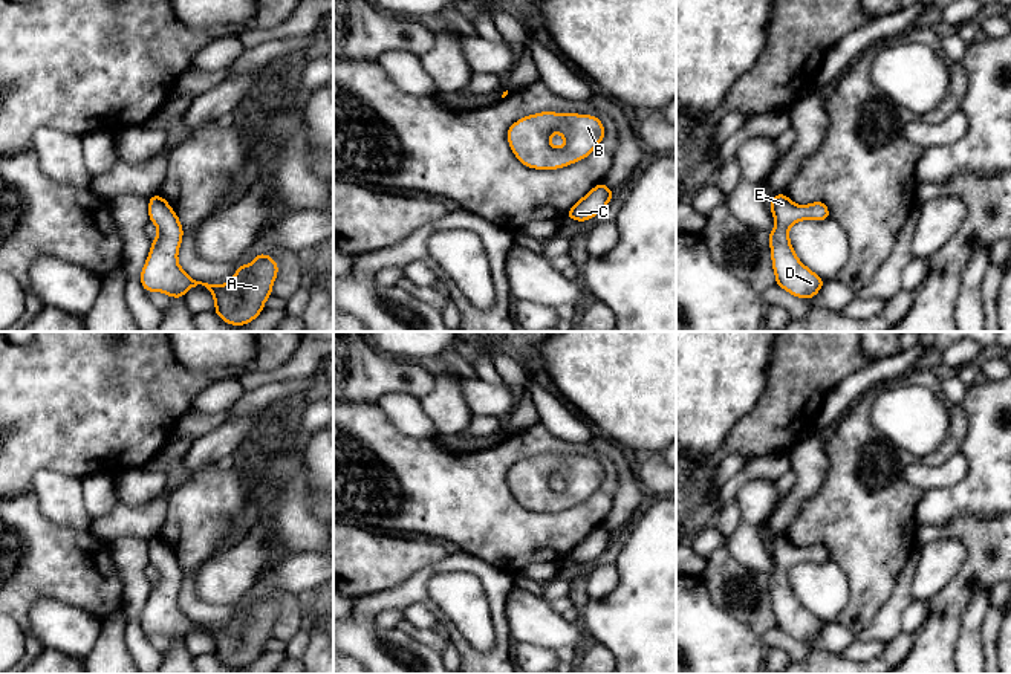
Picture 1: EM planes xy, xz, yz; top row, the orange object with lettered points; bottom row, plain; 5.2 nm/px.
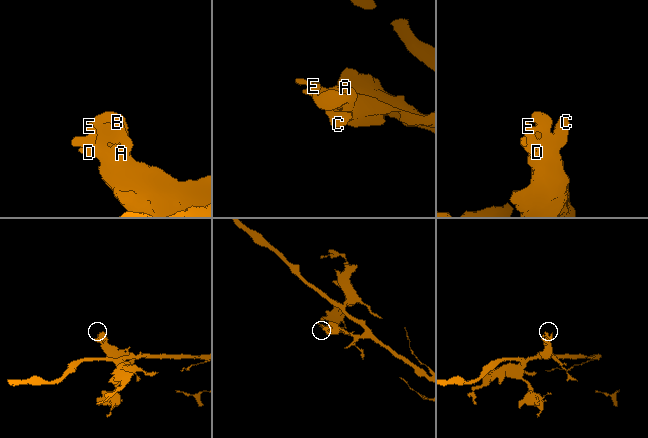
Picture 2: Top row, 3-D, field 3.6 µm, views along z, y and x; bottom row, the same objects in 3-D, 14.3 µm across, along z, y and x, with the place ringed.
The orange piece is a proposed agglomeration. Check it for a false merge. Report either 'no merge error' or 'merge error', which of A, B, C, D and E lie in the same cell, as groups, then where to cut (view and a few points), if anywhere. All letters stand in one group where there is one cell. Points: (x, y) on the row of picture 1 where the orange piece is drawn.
no merge error; groups A B C D E; cut none

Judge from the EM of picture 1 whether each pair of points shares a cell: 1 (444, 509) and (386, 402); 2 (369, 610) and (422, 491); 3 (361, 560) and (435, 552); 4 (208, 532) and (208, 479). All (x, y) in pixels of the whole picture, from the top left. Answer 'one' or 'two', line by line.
1: two
2: two
3: one
4: one

